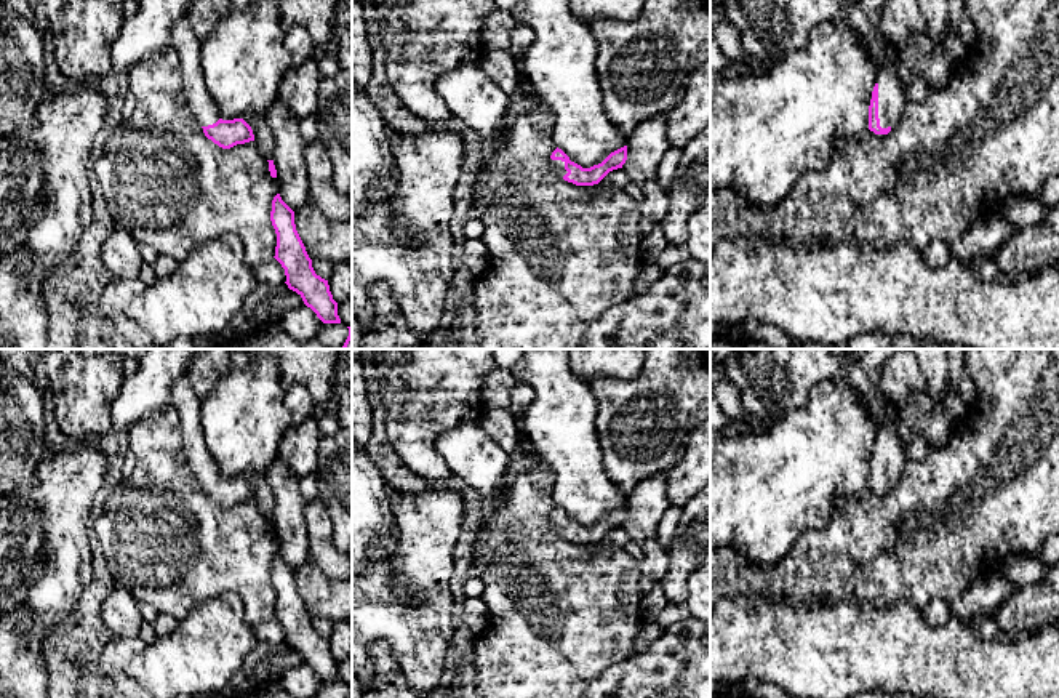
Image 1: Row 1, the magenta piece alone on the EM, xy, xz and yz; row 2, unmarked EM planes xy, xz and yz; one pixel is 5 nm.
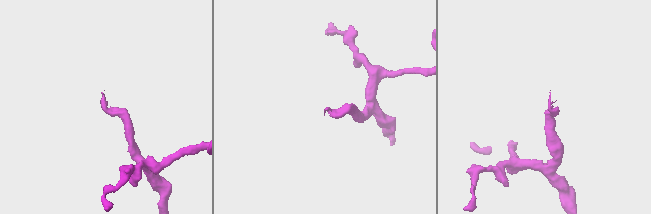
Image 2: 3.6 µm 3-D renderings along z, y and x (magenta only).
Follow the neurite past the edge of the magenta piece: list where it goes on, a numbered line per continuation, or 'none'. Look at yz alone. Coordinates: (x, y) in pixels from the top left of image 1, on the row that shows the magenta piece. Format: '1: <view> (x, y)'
1: yz (863, 20)

